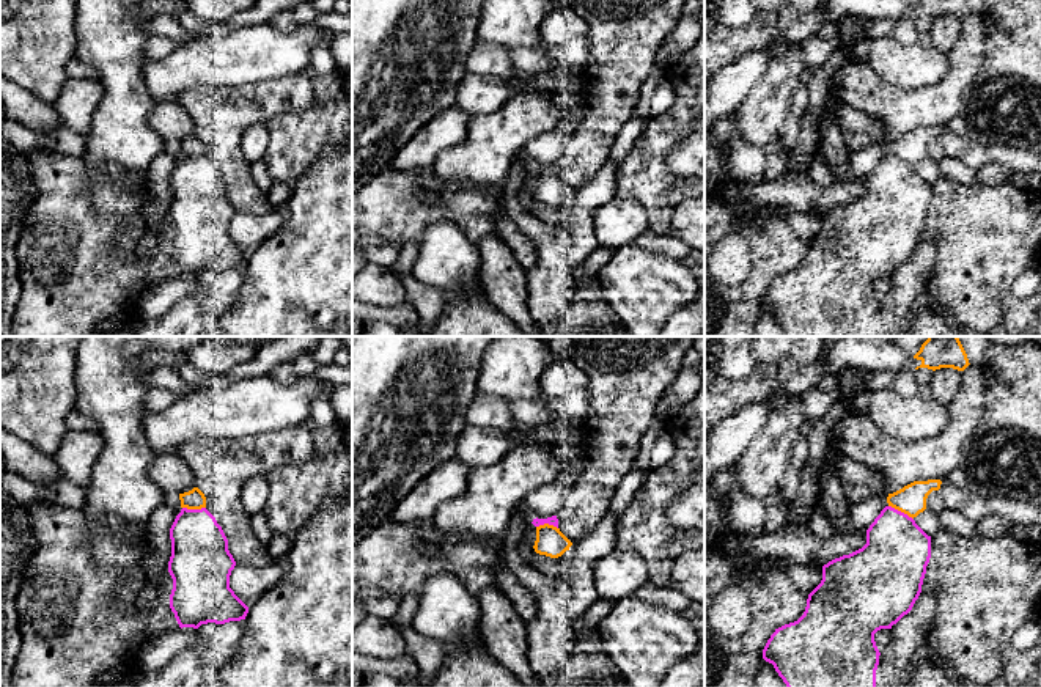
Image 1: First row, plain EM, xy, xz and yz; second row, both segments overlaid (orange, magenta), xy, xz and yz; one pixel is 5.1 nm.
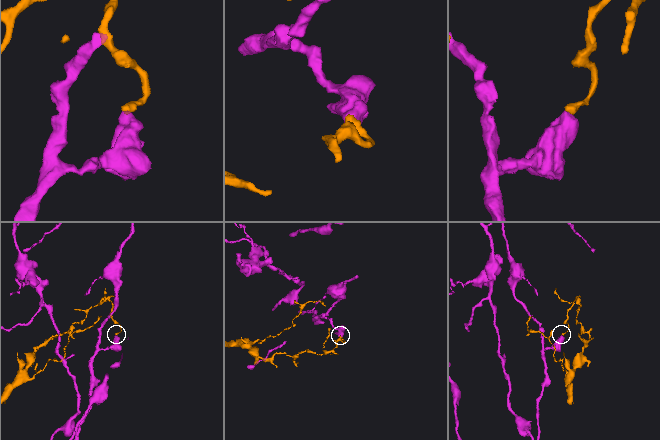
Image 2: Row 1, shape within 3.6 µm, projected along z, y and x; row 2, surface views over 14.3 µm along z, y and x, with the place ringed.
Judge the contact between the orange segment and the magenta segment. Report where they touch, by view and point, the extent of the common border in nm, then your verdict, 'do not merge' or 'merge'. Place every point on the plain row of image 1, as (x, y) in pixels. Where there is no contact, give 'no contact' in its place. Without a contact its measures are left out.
contact yz (901, 159); length 150 nm; do not merge

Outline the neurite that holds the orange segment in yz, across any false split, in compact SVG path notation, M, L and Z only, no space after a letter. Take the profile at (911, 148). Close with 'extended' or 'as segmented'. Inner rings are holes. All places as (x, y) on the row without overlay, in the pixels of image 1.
M940 127L914 129L903 137L888 141L888 154L907 162L909 165L917 165L926 157L926 146L932 138L940 137Z; as segmented

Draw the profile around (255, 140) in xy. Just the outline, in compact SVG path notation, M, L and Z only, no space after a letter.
M264 123L250 126L241 141L245 159L253 163L264 159L269 145L269 130Z

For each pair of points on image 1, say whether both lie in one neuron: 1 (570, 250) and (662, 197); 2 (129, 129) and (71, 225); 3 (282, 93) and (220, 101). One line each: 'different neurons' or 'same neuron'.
1: different neurons
2: different neurons
3: same neuron

